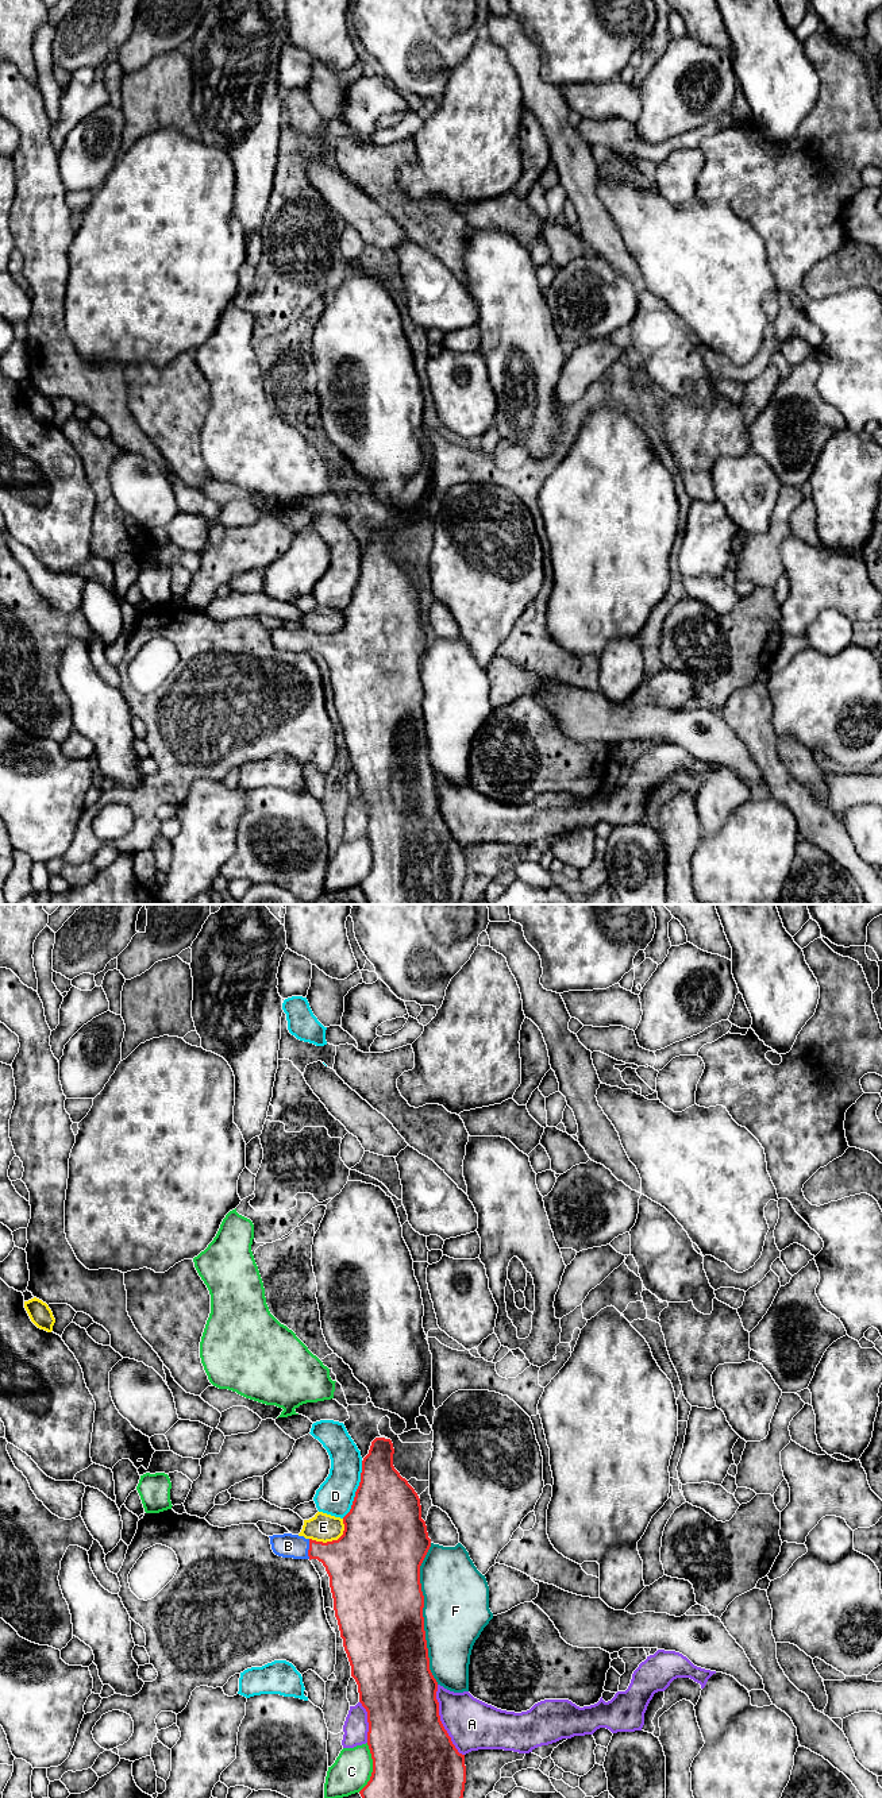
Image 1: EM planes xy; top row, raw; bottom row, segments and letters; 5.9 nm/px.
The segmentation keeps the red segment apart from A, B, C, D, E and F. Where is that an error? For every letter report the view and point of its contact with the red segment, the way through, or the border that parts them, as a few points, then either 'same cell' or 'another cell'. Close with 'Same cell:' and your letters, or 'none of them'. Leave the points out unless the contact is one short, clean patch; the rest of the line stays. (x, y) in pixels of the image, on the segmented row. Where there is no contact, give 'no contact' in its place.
A: meets red in xy at (440, 1721); another cell
B: meets red in xy at (309, 1548); runs through xy (349, 1561), (309, 1548), (288, 1546); same cell
C: meets red in xy at (373, 1767); another cell
D: meets red in xy at (357, 1489); another cell
E: meets red in xy at (332, 1540); another cell
F: meets red in xy at (422, 1613); another cell
Same cell: B

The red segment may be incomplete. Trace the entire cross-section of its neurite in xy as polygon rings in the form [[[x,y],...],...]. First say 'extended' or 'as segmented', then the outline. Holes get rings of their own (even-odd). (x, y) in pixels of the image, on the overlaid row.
extended; [[[375,1438],[362,1461],[361,1482],[350,1512],[343,1517],[344,1531],[338,1540],[316,1542],[284,1533],[270,1537],[276,1555],[293,1559],[317,1559],[330,1577],[334,1610],[347,1654],[351,1677],[358,1685],[359,1702],[367,1712],[367,1745],[373,1772],[359,1791],[362,1798],[463,1798],[466,1783],[465,1755],[459,1753],[444,1729],[436,1699],[438,1682],[430,1670],[424,1631],[424,1596],[420,1566],[431,1547],[420,1498],[393,1466],[393,1443]]]

